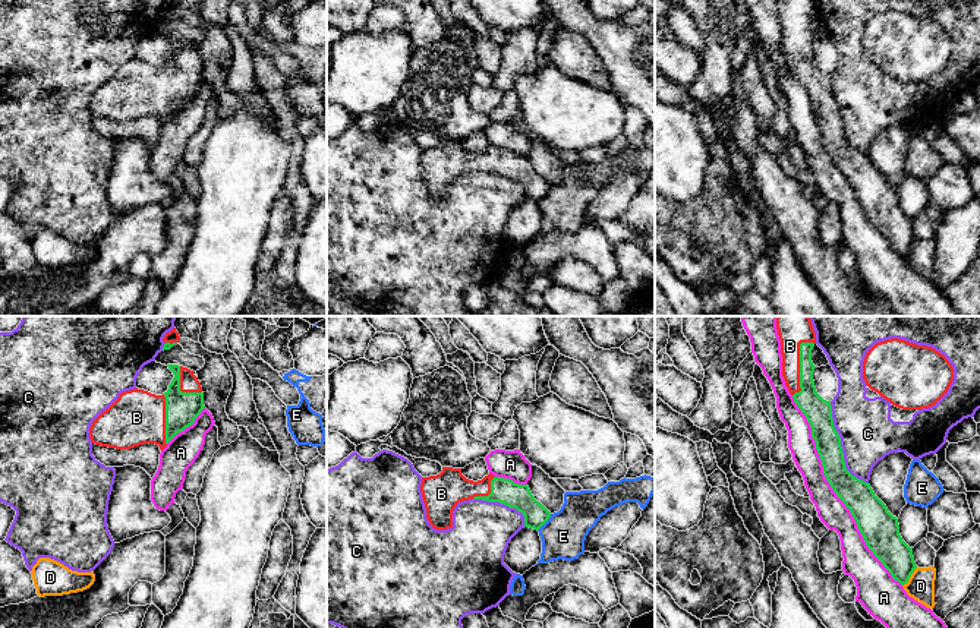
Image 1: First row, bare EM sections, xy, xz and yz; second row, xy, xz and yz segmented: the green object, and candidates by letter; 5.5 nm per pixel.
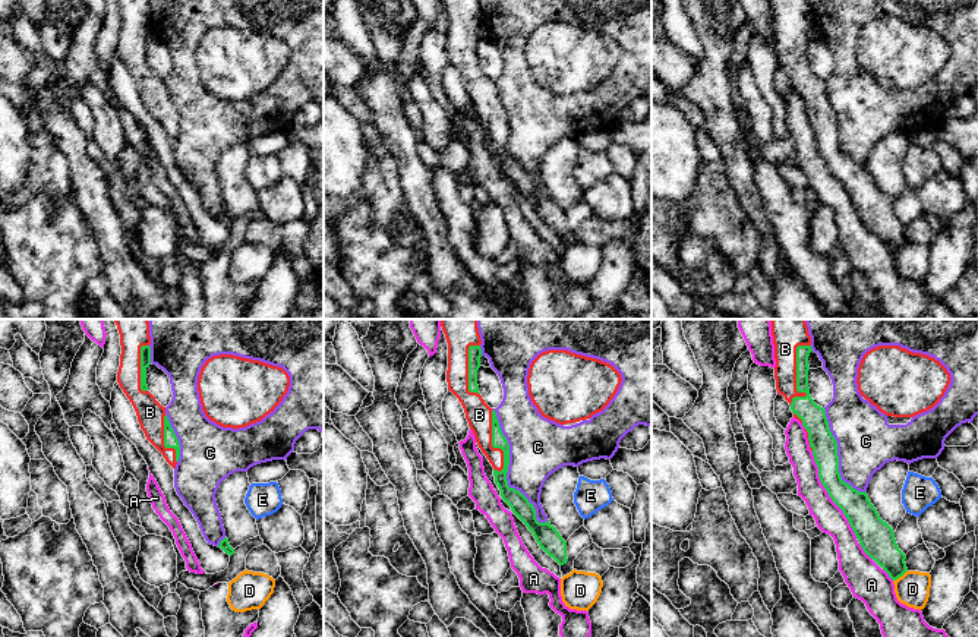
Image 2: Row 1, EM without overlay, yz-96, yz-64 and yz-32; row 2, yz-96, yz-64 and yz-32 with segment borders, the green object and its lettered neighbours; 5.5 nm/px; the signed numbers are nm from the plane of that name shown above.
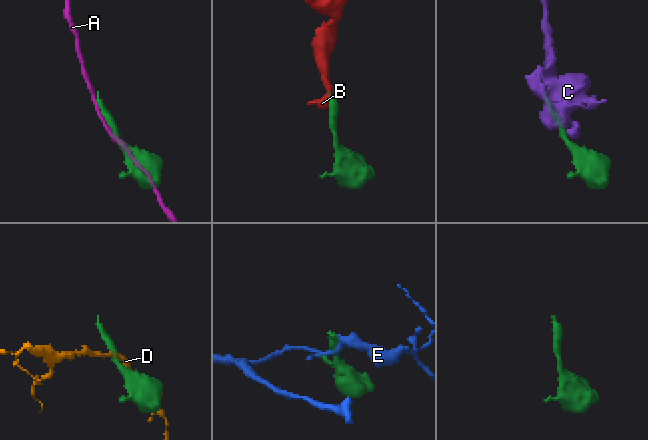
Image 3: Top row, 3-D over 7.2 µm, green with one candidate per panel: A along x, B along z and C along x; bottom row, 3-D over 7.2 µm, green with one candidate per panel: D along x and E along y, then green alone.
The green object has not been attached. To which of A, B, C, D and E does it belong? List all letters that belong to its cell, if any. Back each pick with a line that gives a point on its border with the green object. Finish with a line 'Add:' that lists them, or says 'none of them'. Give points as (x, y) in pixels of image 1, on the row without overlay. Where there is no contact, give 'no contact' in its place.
B: meets green in yz at (800, 37)
Add: B

